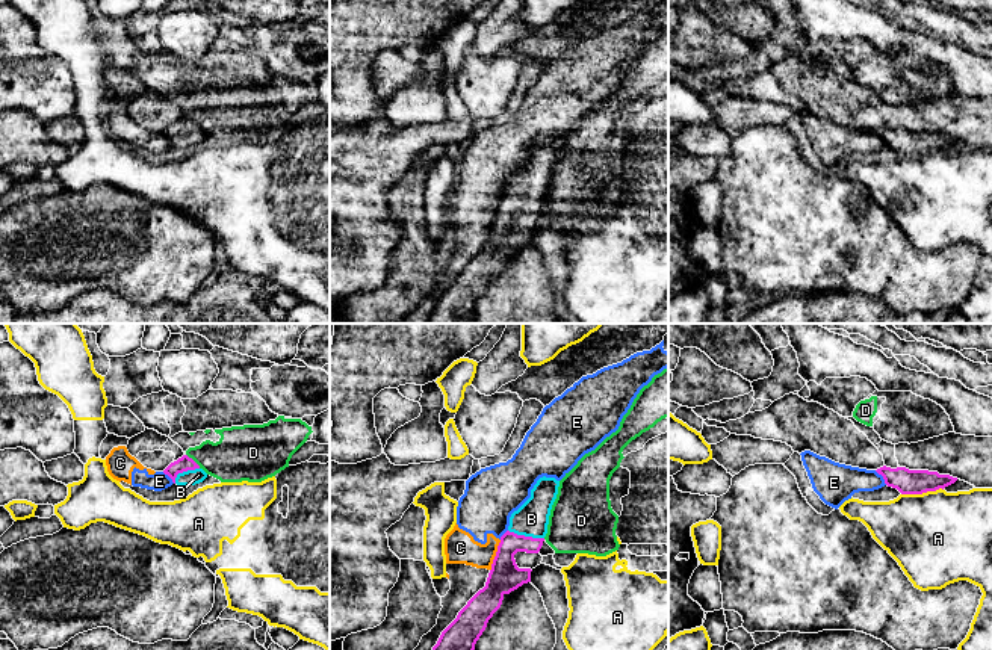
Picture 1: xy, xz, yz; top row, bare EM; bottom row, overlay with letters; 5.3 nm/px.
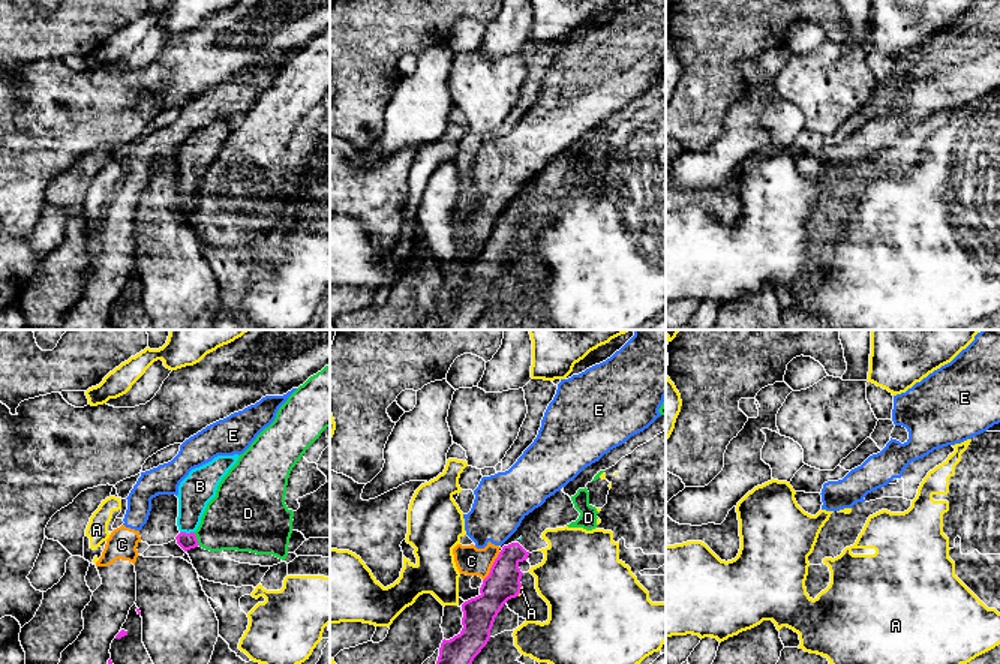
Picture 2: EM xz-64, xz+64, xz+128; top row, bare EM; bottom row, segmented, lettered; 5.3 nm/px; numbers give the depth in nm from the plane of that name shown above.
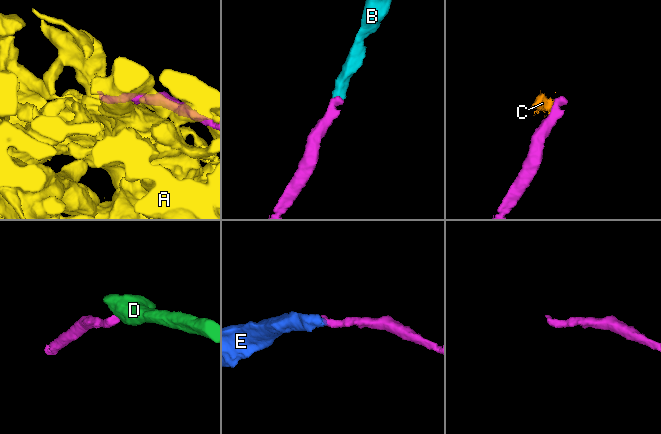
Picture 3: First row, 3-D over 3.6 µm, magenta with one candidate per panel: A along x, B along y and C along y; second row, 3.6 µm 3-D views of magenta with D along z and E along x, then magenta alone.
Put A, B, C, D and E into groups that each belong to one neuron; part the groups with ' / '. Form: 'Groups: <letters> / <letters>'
Groups: A / B / C E / D

